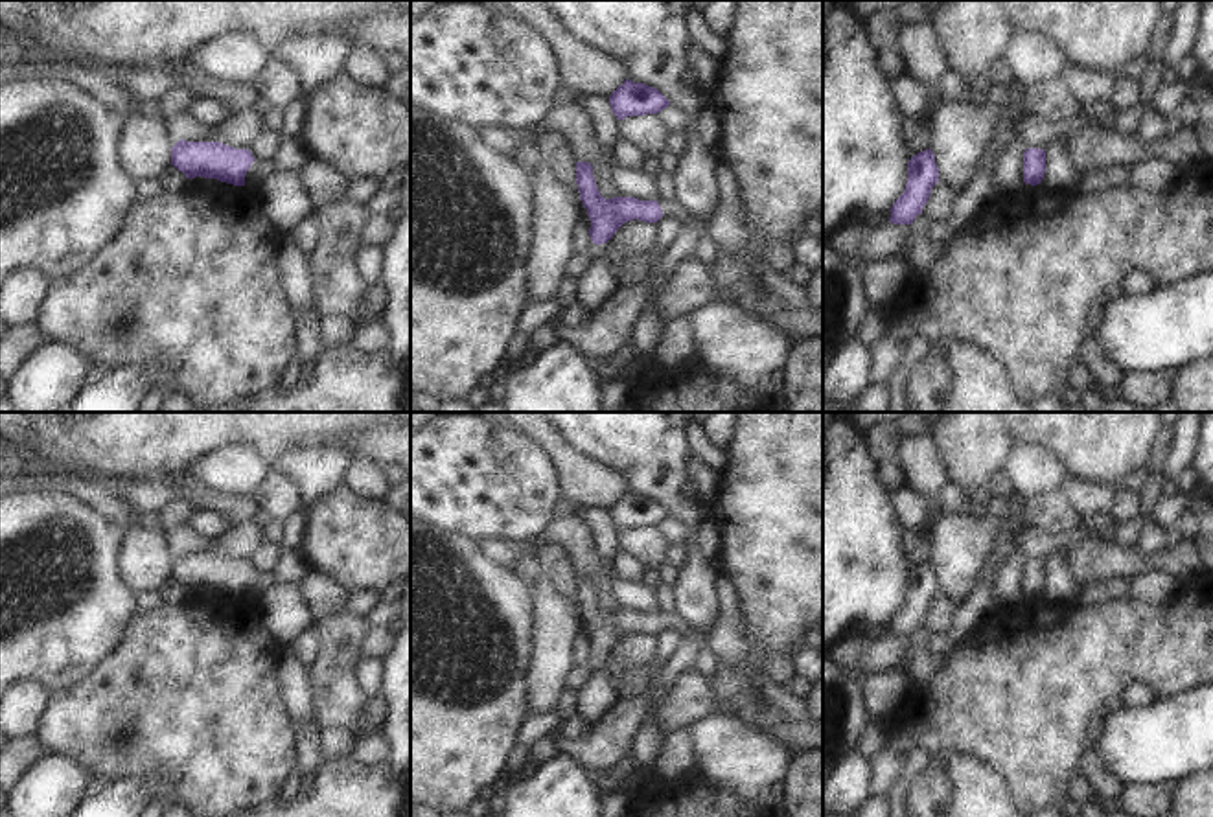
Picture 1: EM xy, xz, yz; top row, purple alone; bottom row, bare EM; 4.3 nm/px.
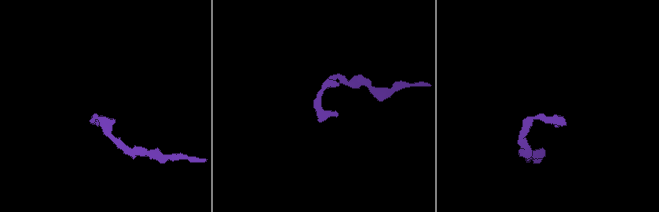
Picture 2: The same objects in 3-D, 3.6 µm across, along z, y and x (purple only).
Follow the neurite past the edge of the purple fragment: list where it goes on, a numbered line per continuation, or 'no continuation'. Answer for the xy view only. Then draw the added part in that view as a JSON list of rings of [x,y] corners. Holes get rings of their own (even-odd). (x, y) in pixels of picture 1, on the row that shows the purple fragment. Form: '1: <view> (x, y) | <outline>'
1: xy (260, 170) | [[[254,160],[245,175],[245,182],[254,178],[258,182],[265,180],[274,171],[274,160]]]

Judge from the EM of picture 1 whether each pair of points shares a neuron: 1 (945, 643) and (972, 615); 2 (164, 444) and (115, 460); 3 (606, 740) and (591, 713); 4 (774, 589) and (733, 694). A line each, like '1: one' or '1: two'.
1: one
2: one
3: two
4: one

